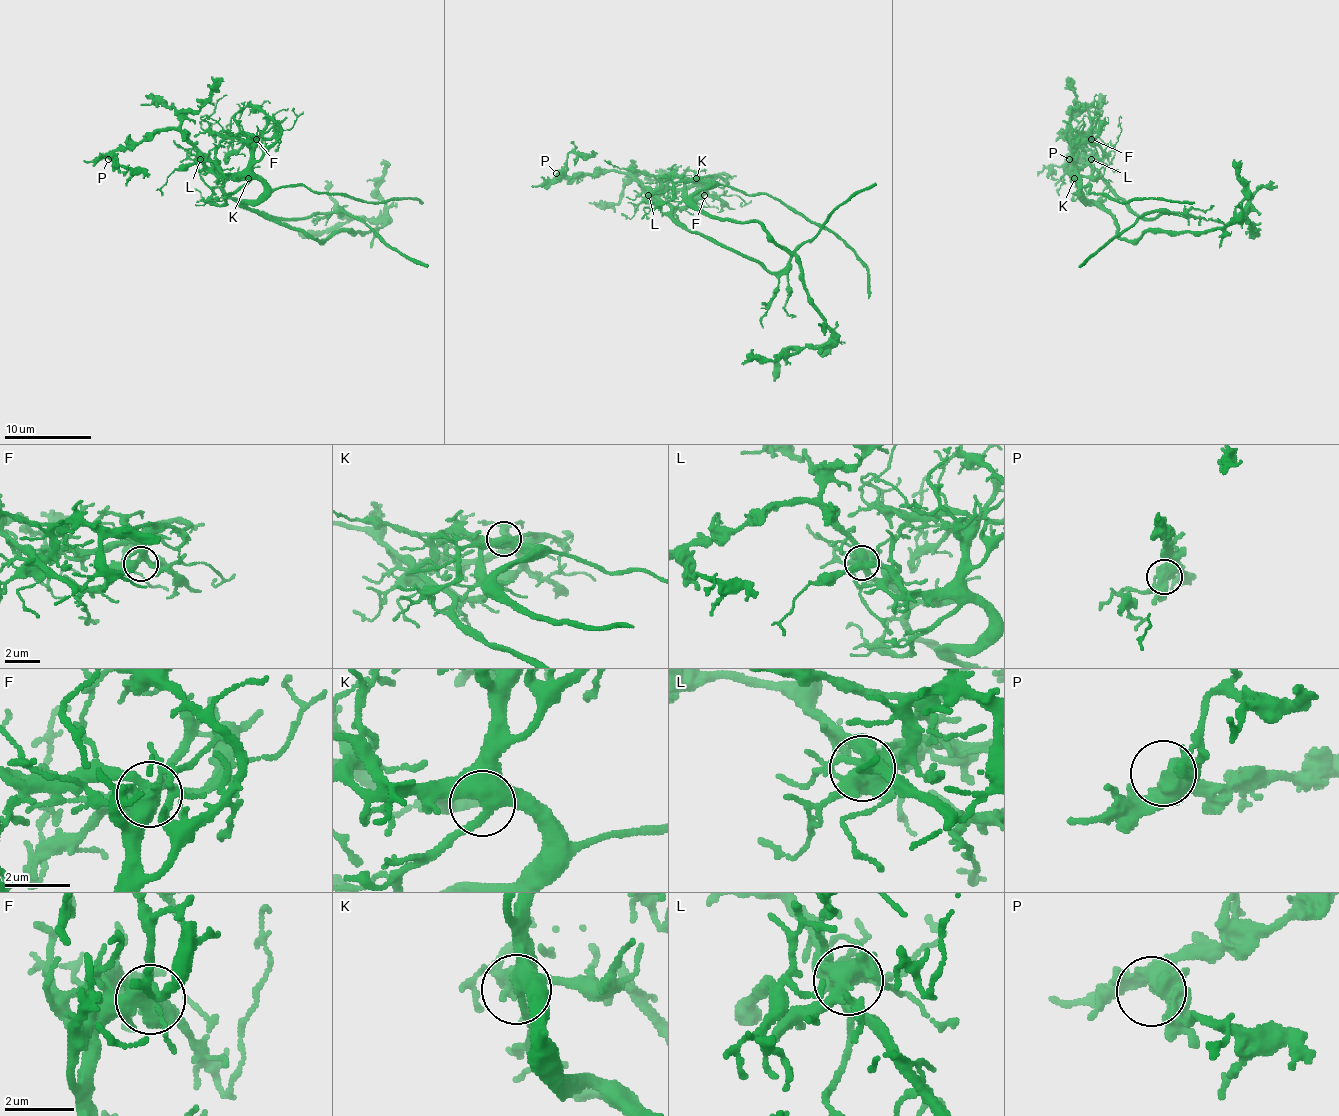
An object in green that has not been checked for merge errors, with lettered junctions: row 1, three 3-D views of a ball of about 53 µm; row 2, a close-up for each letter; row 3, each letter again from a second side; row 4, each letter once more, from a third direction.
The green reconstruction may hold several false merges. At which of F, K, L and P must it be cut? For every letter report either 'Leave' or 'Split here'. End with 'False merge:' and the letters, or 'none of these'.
F: Leave
K: Leave
L: Split here
P: Leave
False merge: L

